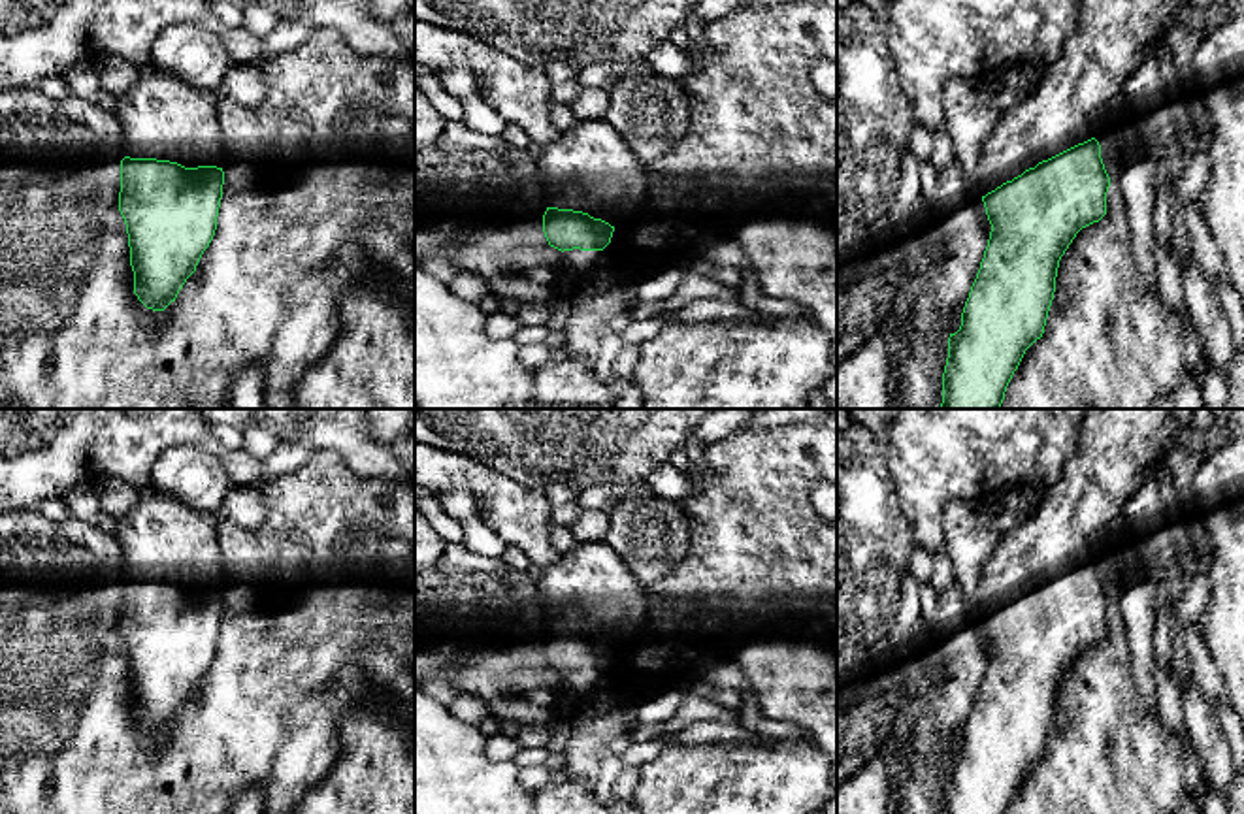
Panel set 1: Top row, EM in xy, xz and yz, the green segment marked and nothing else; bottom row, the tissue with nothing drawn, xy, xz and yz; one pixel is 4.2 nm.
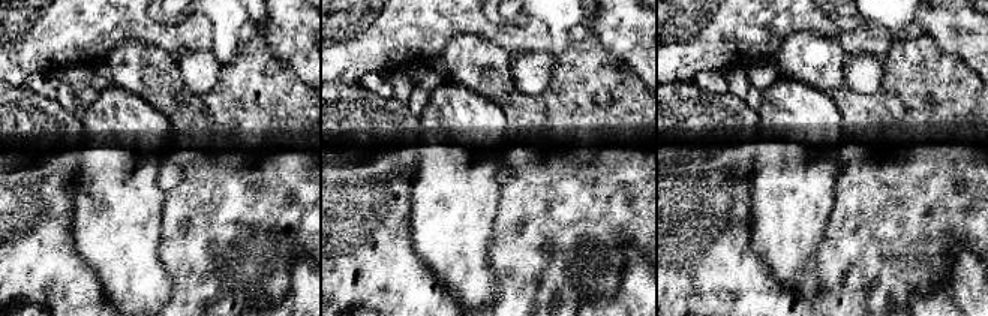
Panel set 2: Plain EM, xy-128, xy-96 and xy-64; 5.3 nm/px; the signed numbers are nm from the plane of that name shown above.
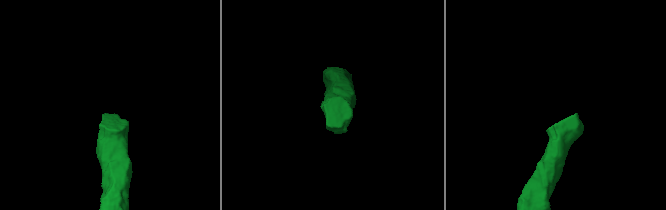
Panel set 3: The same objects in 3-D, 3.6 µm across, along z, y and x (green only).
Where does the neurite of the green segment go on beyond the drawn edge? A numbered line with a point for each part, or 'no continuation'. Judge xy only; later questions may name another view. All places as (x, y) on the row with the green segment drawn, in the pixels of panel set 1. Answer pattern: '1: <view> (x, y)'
1: xy (163, 117)

